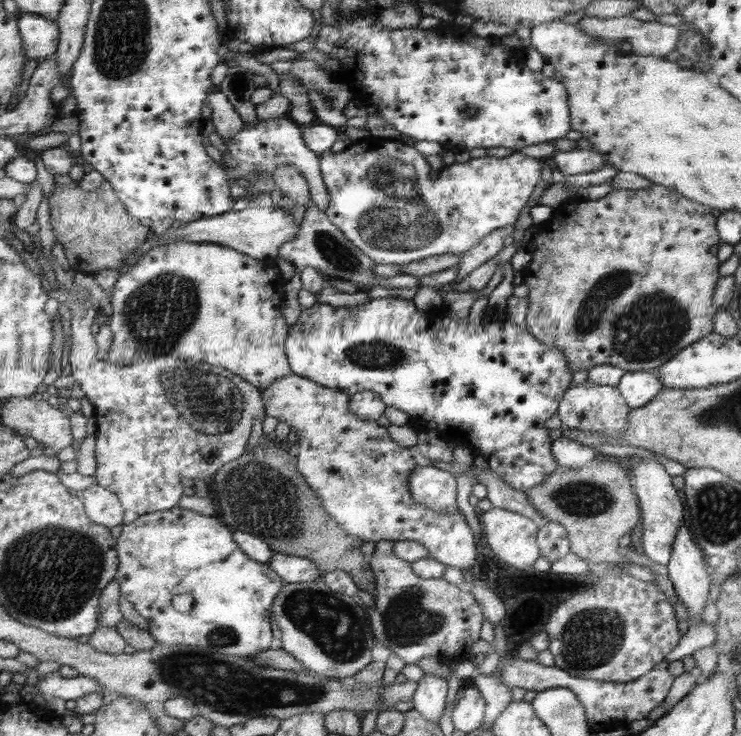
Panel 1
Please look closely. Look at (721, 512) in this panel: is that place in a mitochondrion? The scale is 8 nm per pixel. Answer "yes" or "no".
yes

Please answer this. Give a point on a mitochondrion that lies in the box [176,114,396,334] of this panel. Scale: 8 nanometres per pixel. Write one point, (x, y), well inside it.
(342, 259)

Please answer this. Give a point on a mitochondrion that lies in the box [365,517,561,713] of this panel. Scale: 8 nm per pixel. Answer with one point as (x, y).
(411, 618)

